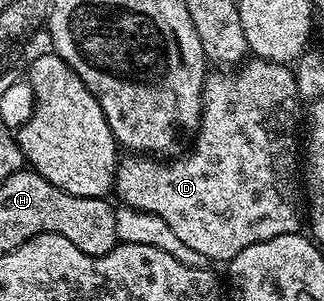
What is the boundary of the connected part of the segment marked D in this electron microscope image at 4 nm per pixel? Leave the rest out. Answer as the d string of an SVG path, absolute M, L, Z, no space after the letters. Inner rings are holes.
M255 57L247 58L237 71L238 75L233 75L235 72L230 69L214 69L207 74L206 83L202 86L202 121L193 136L194 151L188 152L186 156L183 154L181 157L167 158L165 161L159 161L145 153L126 153L119 158L118 167L114 170L113 194L118 195L117 202L121 206L130 207L133 211L159 215L164 225L168 225L168 229L172 229L172 233L176 233L176 237L180 237L180 241L188 245L188 249L196 249L196 253L204 253L204 257L211 264L229 264L230 260L236 257L236 253L240 253L240 249L248 249L248 245L256 245L272 237L293 235L301 228L298 226L301 223L303 226L304 223L304 183L300 178L300 135L298 139L298 118L301 115L303 118L304 103L298 92L295 72L287 64L273 63L272 60Z

